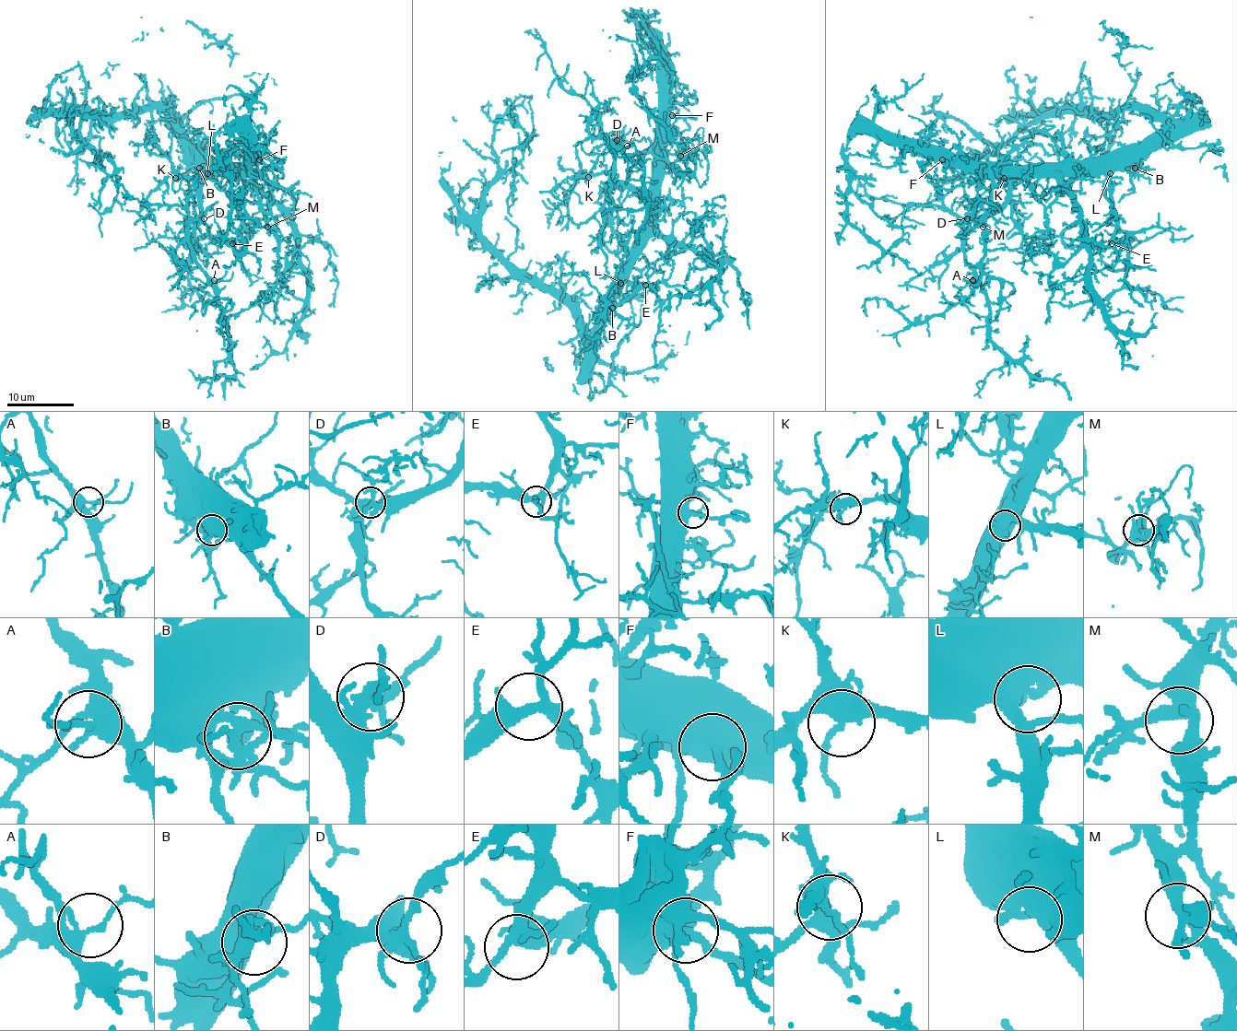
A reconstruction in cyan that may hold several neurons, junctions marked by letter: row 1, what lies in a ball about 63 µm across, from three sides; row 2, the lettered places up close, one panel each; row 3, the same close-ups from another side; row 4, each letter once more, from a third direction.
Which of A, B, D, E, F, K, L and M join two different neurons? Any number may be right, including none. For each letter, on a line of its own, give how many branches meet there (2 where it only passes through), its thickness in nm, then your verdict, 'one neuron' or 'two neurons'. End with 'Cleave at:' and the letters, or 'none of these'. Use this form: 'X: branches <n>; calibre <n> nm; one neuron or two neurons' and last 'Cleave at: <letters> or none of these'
A: branches 5; calibre 280 nm; one neuron
B: branches 4; calibre 200 nm; one neuron
D: branches 4; calibre 320 nm; one neuron
E: branches 5; calibre 320 nm; one neuron
F: branches 2; calibre 400 nm; one neuron
K: branches 5; calibre 380 nm; one neuron
L: branches 2; calibre 460 nm; one neuron
M: branches 4; calibre 380 nm; one neuron
Cleave at: none of these

